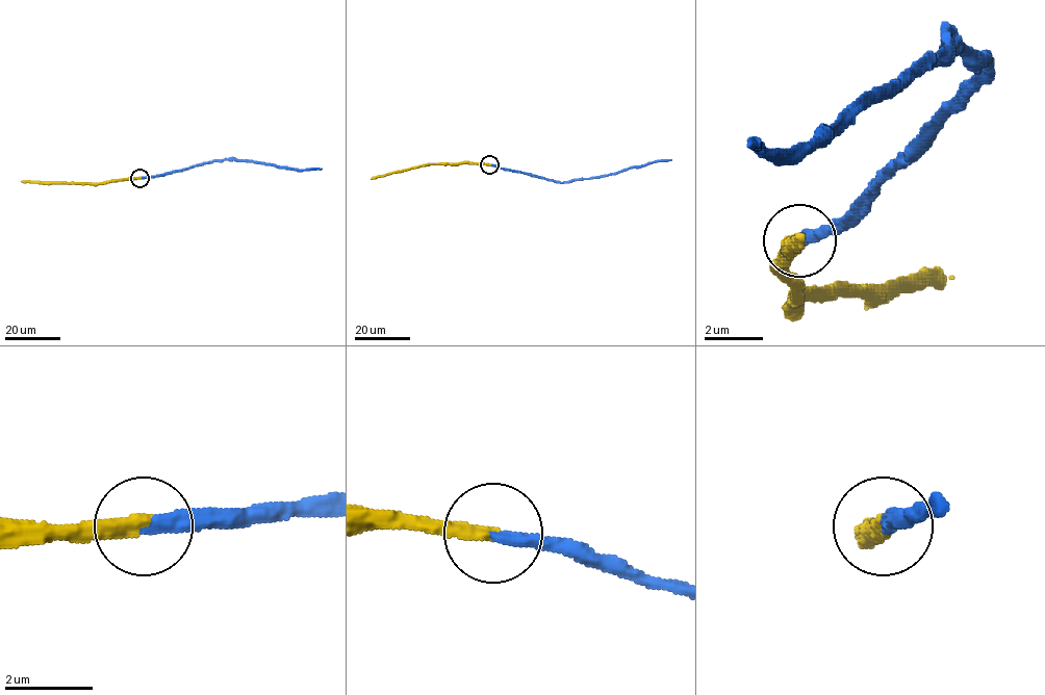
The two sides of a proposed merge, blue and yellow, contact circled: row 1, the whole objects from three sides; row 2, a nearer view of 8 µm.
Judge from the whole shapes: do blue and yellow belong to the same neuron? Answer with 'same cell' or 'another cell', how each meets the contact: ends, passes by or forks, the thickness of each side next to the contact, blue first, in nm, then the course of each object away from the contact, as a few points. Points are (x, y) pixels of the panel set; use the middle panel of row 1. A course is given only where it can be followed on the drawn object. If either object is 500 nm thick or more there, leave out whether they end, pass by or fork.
same cell; blue ends; yellow ends; calibres 320 and 360 nm; course blue (489, 164), (568, 182), (671, 159); course yellow (489, 164), (424, 164), (371, 179)

